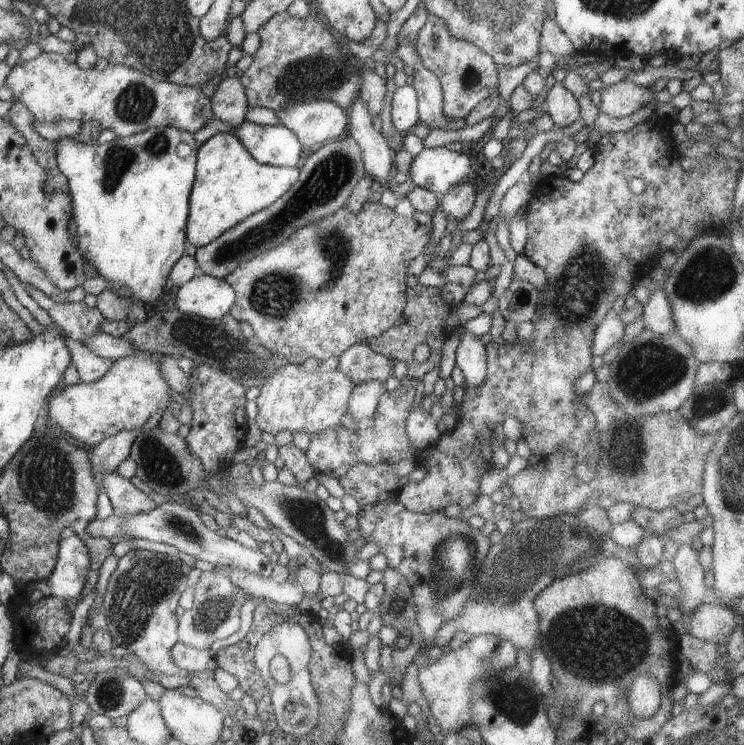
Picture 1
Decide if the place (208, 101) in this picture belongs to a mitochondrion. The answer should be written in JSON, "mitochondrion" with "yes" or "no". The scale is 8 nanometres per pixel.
{"mitochondrion":"no"}

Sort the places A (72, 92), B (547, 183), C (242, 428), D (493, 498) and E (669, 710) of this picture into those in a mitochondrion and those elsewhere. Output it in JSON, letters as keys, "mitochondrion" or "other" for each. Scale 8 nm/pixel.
{"A":"other","B":"other","C":"other","D":"other","E":"other"}

